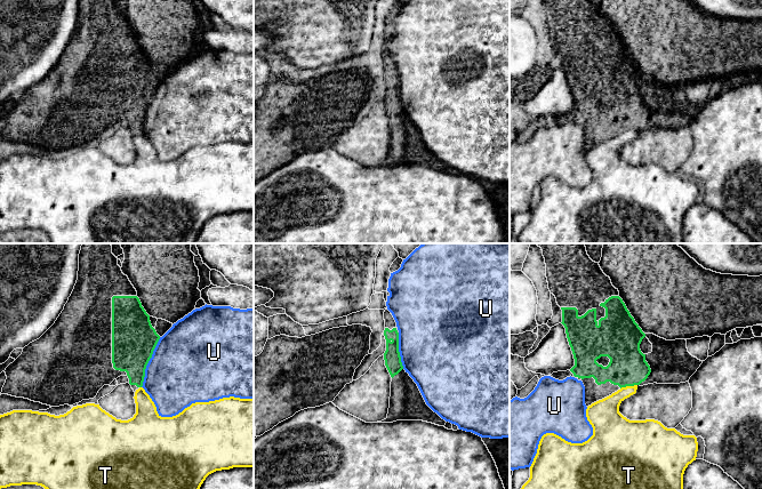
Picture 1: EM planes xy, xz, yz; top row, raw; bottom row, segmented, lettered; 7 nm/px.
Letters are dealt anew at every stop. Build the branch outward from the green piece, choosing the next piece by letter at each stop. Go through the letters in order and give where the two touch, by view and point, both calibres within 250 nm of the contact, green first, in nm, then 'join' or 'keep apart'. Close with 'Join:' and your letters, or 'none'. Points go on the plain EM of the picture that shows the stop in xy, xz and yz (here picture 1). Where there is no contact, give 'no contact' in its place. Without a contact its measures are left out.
T: meets green in yz at (628, 129); 260 nm thick on the green side, 190 nm on the other; join
U: meets green in xy at (147, 106); 320 nm thick on the green side, 480 nm on the other; keep apart
Join: T

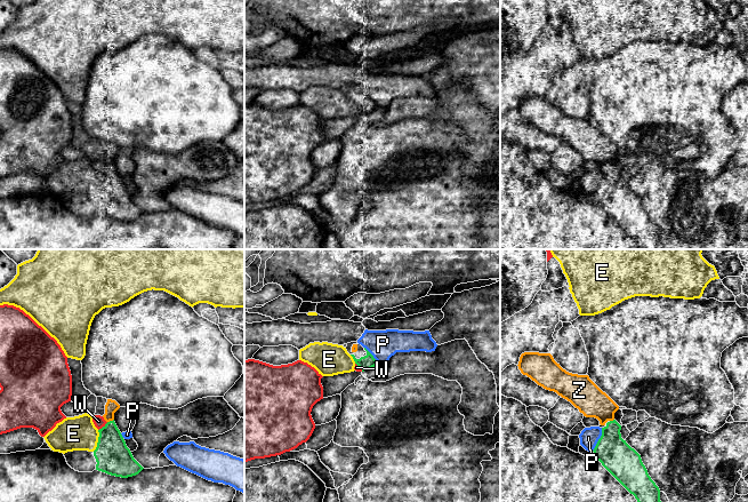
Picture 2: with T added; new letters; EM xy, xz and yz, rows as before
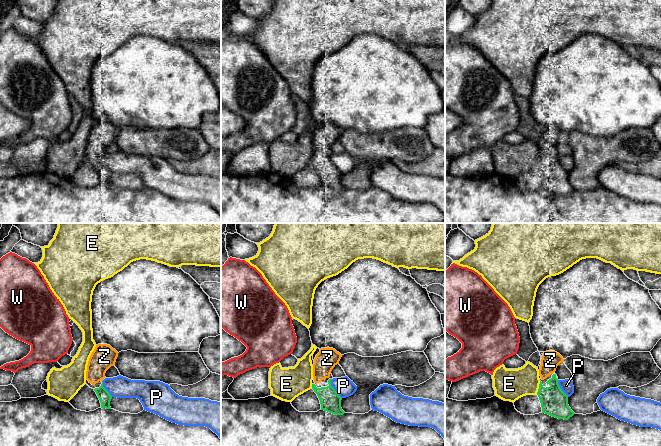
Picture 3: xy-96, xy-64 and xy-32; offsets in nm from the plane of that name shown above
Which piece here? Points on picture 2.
E: meets green in xy at (98, 184); 240 nm thick on the green side, 240 nm on the other; keep apart
P: meets green in yz at (598, 183); 240 nm thick on the green side, 130 nm on the other; keep apart
W: meets green in xy at (103, 170); 240 nm thick on the green side, 80 nm on the other; keep apart
Z: meets green in xy at (110, 165); 240 nm thick on the green side, 90 nm on the other; join
Join: Z

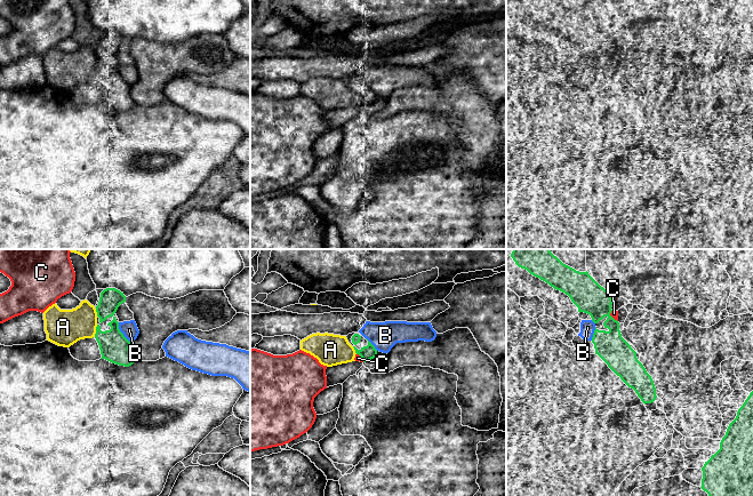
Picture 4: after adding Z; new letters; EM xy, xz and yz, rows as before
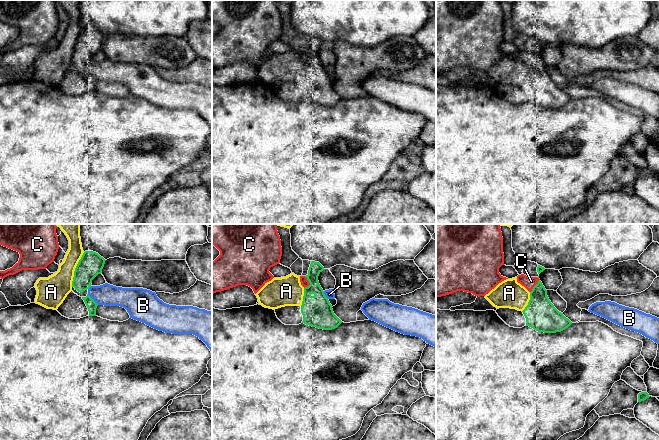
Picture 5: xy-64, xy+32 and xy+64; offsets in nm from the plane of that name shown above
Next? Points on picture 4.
A: meets green in xy at (96, 74); 200 nm thick on the green side, 260 nm on the other; keep apart
B: meets green in xy at (121, 77); 200 nm thick on the green side, 120 nm on the other; keep apart
C: meets green in yz at (610, 60); 220 nm thick on the green side, 50 nm on the other; keep apart
Join: none

